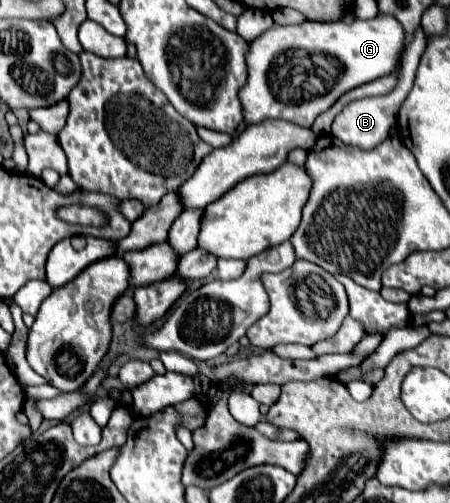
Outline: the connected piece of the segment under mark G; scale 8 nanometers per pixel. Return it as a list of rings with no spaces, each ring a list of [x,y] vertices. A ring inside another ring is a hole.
[[[375,16],[371,20],[353,20],[353,22],[303,22],[297,26],[279,26],[275,24],[263,36],[257,36],[255,42],[251,42],[251,48],[247,52],[247,66],[249,76],[247,84],[239,90],[239,102],[243,104],[243,118],[247,124],[259,124],[263,120],[287,120],[291,124],[299,124],[303,128],[311,128],[315,118],[331,108],[335,100],[345,94],[347,90],[353,90],[369,80],[381,78],[395,70],[399,64],[399,56],[403,52],[403,28],[393,16]],[[287,50],[305,50],[309,56],[315,56],[315,66],[309,72],[309,80],[301,82],[299,86],[293,86],[291,76],[279,86],[279,90],[273,90],[271,82],[271,68],[283,56]]]

